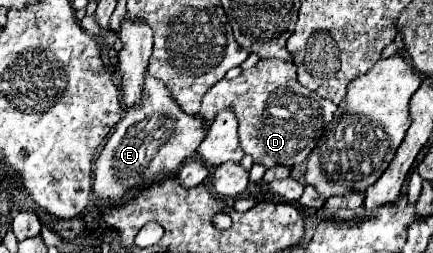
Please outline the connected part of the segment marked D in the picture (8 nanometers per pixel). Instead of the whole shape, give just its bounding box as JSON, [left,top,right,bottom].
[199,59,337,167]

